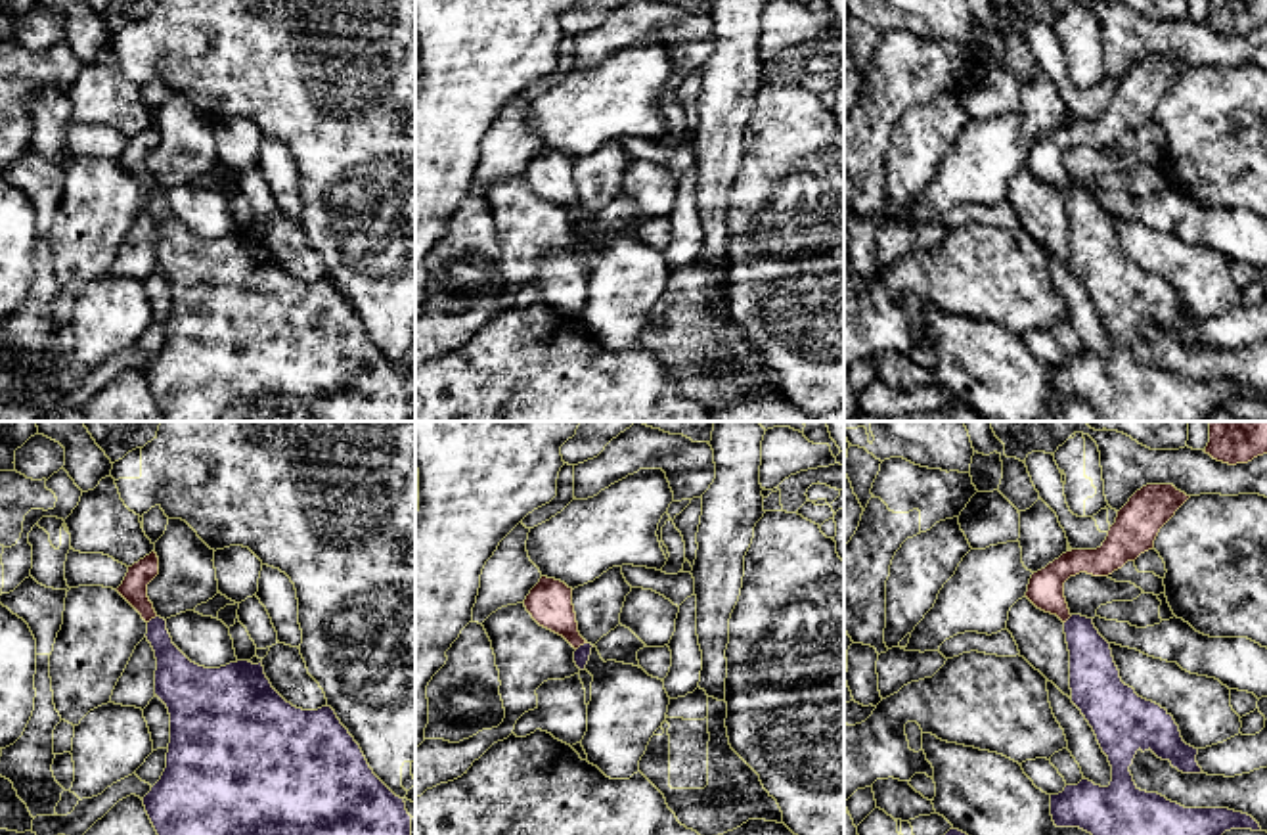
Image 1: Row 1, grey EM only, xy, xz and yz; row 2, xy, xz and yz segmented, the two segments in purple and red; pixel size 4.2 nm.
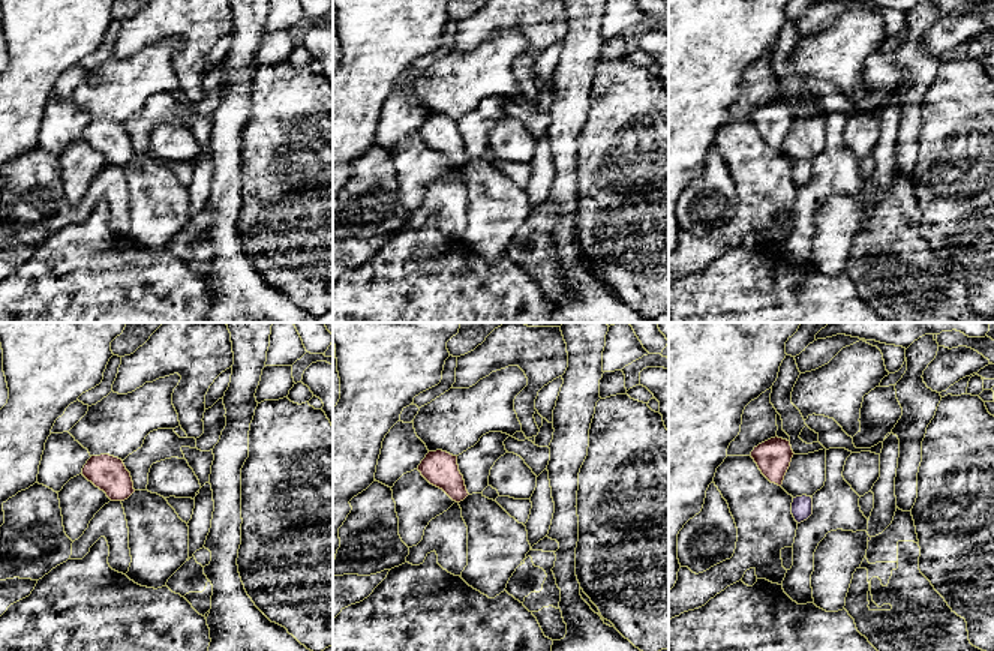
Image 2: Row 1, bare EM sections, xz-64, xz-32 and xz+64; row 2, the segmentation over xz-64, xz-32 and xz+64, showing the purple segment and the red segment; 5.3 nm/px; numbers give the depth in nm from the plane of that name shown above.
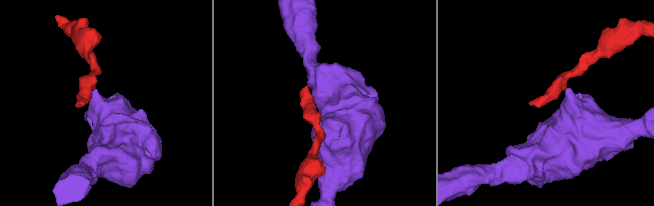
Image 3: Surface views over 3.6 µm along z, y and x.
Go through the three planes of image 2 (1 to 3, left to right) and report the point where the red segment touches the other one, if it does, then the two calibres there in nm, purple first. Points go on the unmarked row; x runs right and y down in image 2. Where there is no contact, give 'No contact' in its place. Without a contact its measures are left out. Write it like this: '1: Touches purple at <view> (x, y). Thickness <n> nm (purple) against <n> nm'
1: No contact
2: No contact
3: No contact

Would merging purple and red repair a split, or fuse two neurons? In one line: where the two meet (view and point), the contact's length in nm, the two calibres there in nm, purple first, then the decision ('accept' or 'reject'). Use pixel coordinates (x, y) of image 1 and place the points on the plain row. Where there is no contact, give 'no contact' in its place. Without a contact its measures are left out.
meets purple in xz at (580, 217); contact 60 nm long; 70 nm thick on the purple side, 190 nm on the other; reject

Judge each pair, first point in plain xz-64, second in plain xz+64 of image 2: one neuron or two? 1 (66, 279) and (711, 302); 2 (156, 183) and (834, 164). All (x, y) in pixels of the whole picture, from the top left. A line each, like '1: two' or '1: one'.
1: one
2: two

